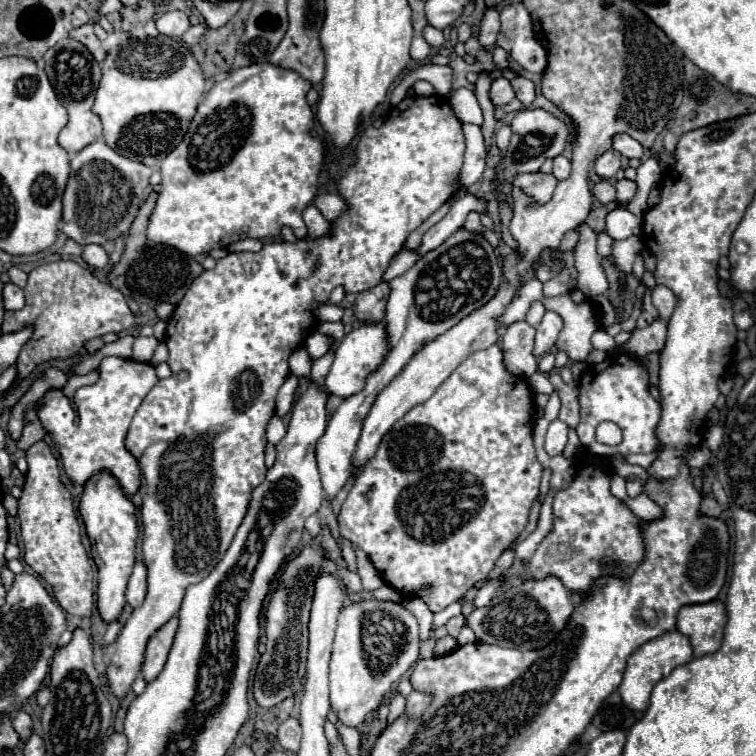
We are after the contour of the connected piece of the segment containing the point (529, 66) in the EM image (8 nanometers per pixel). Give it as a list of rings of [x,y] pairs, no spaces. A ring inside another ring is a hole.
[[[522,3],[506,5],[500,11],[500,35],[498,45],[504,47],[510,57],[526,71],[542,73],[546,69],[546,51],[534,39],[532,21]]]

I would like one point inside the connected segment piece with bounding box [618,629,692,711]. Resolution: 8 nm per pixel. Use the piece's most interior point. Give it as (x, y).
(656, 659)

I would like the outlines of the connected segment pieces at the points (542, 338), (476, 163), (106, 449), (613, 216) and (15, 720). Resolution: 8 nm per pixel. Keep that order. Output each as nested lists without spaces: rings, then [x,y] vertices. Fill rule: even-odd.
[[[546,311],[540,325],[536,327],[536,345],[534,355],[542,357],[544,353],[552,351],[558,339],[558,333],[562,331],[562,317],[556,311]]]
[[[464,123],[462,131],[464,131],[464,137],[466,137],[466,153],[464,153],[464,167],[462,167],[460,183],[462,183],[462,187],[468,187],[476,181],[480,181],[480,177],[484,173],[486,145],[484,145],[480,125]]]
[[[106,357],[100,363],[98,371],[100,379],[94,385],[80,387],[74,393],[72,407],[76,427],[68,427],[68,407],[64,407],[64,397],[60,391],[48,393],[42,399],[42,409],[38,411],[38,417],[58,445],[64,469],[74,483],[84,485],[96,471],[108,469],[114,473],[124,493],[130,497],[140,487],[140,467],[138,459],[128,451],[124,441],[136,409],[140,407],[146,393],[158,383],[158,375],[154,365],[150,363],[138,363],[134,359],[120,357]]]
[[[616,207],[606,215],[606,233],[612,239],[626,239],[642,233],[642,219],[624,207]]]
[[[18,711],[14,717],[12,717],[12,727],[16,729],[16,733],[20,735],[22,741],[26,741],[30,735],[32,735],[32,719],[26,711]]]

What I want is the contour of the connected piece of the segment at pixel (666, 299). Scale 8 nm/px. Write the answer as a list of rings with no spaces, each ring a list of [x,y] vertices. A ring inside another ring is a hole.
[[[656,285],[654,291],[652,291],[652,303],[660,313],[660,319],[668,321],[672,311],[674,311],[674,307],[676,307],[676,295],[668,287]]]

